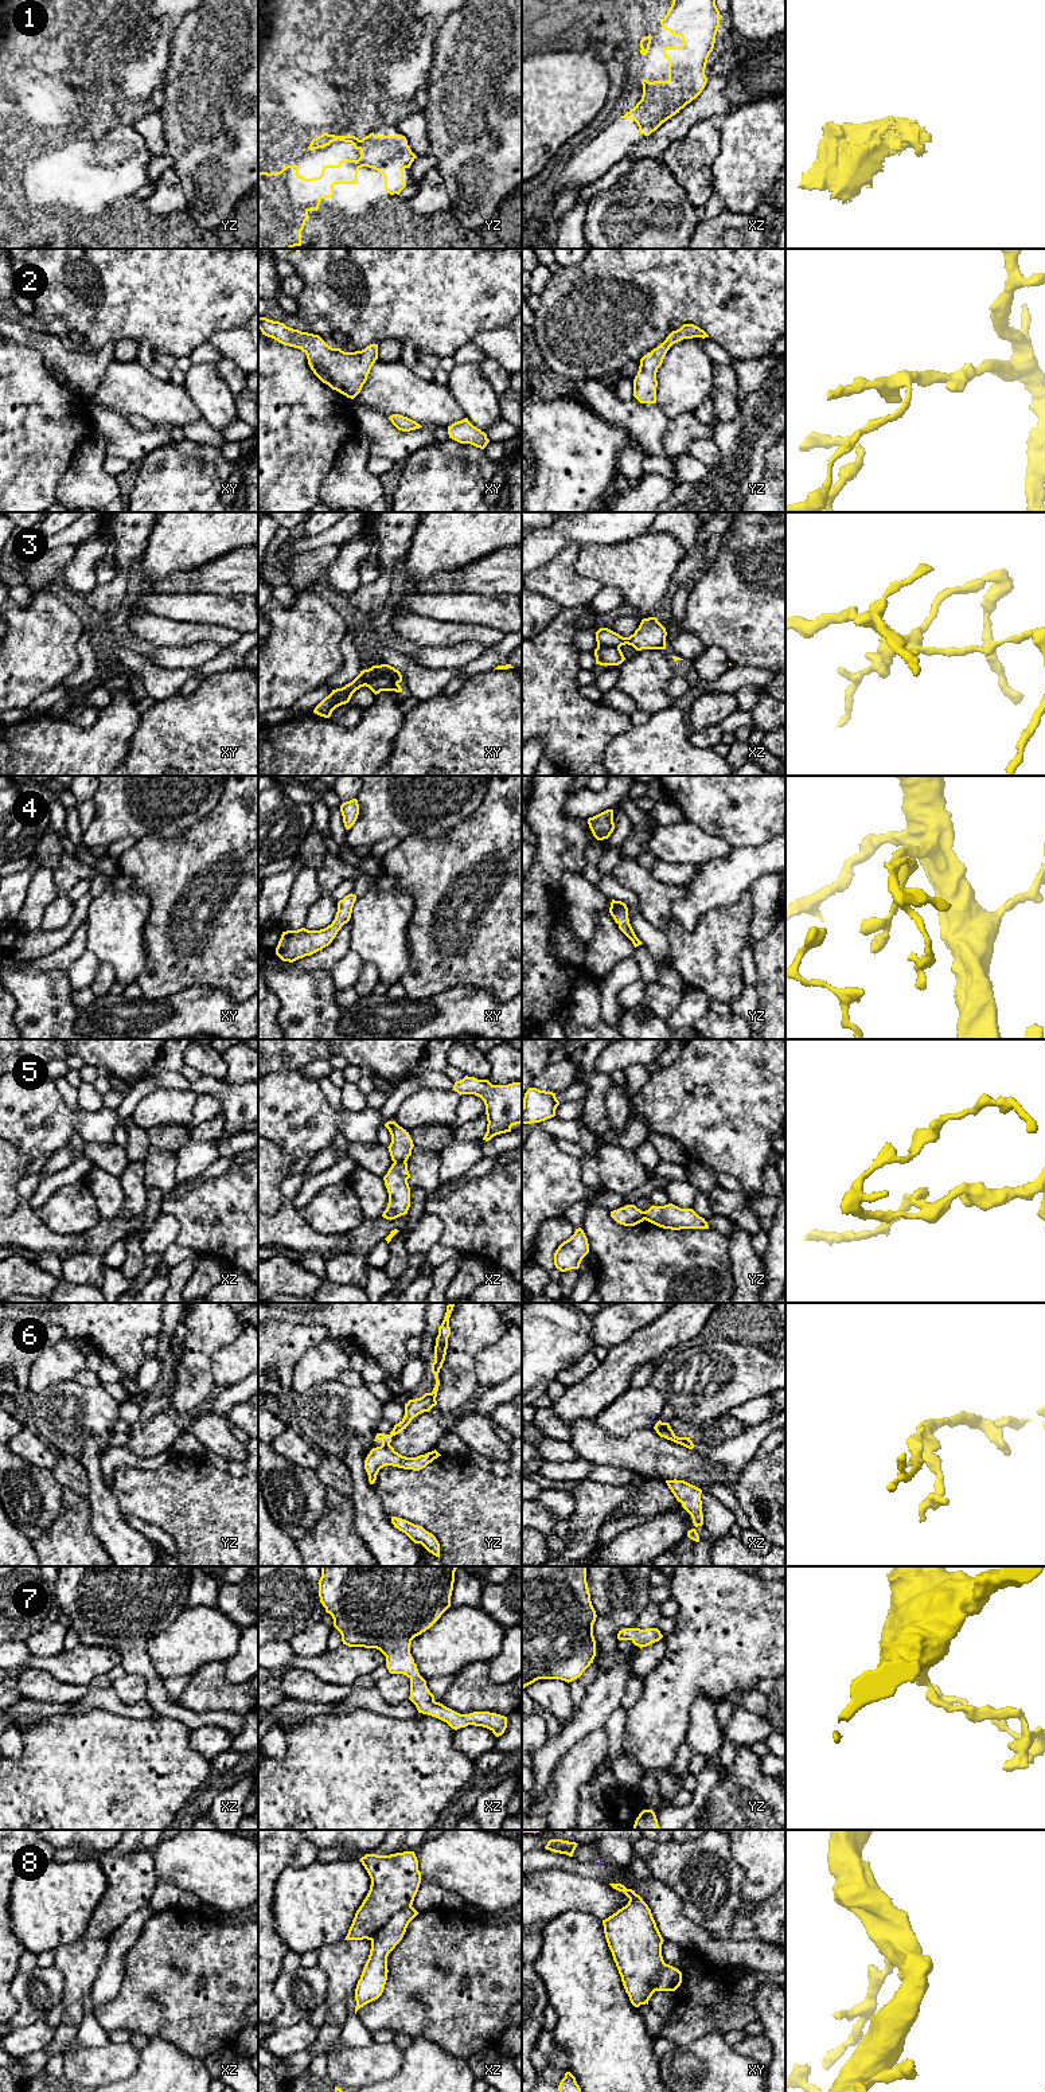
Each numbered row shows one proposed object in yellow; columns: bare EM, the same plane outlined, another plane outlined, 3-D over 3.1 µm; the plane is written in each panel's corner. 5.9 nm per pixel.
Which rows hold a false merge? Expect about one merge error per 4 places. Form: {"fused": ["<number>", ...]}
{"fused": ["3", "5", "6"]}

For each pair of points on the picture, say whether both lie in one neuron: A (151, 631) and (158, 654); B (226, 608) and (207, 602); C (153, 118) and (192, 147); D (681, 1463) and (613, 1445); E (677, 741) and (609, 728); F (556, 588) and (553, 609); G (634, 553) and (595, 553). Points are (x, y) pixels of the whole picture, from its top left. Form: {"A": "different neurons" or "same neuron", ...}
{"A": "different neurons", "B": "same neuron", "C": "different neurons", "D": "same neuron", "E": "different neurons", "F": "different neurons", "G": "same neuron"}

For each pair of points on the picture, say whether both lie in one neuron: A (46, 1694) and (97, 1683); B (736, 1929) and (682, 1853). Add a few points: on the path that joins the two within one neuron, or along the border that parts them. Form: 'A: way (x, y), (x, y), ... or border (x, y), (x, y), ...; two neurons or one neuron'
A: way (58, 1693), (75, 1693), (85, 1689); one neuron
B: way (721, 1911), (710, 1897), (709, 1884), (697, 1872); one neuron

